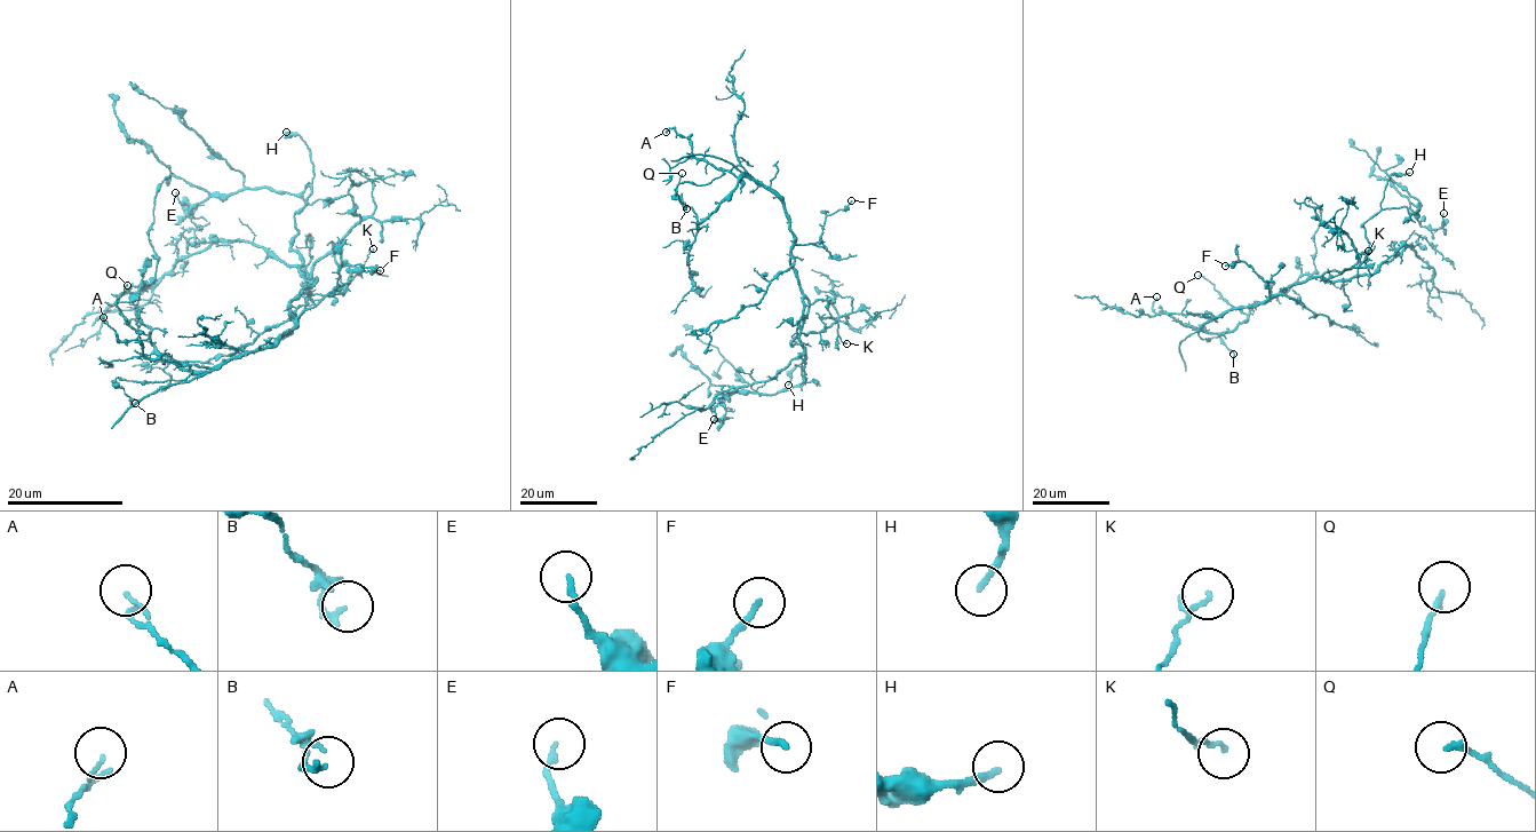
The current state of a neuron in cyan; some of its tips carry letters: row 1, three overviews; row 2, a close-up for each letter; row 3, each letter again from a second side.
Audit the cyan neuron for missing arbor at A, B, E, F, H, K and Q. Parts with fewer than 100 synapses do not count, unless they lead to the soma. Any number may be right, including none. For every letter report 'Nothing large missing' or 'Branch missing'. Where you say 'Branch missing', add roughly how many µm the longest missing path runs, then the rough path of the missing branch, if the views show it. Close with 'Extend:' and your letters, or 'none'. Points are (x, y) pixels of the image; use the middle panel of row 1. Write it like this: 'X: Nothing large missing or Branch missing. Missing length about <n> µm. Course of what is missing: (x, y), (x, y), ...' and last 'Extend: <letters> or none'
A: Nothing large missing
B: Nothing large missing
E: Nothing large missing
F: Nothing large missing
H: Nothing large missing
K: Nothing large missing
Q: Nothing large missing
Extend: none

